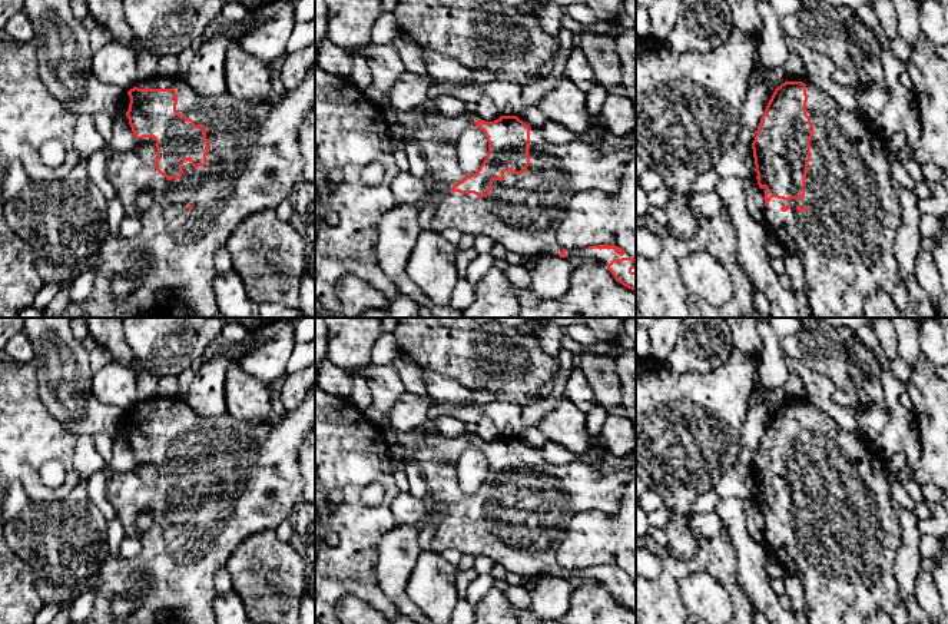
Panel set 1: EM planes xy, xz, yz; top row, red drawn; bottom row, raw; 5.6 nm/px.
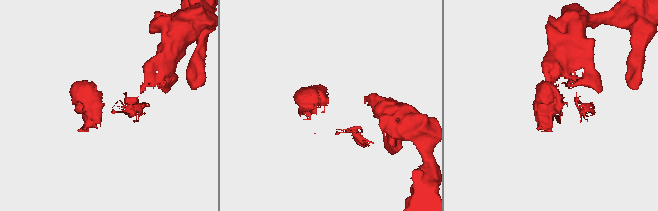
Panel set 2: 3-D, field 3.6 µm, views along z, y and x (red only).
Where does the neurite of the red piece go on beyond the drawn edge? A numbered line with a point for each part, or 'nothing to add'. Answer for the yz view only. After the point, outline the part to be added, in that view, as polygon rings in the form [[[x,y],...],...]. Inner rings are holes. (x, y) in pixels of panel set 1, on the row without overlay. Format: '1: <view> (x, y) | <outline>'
1: yz (845, 561) | [[[811,401],[802,404],[806,405],[806,435],[813,448],[805,517],[789,522],[772,518],[765,527],[765,545],[773,551],[786,572],[802,582],[809,624],[865,624],[868,617],[878,611],[885,613],[894,624],[908,624],[908,610],[894,574],[902,530],[891,495],[885,458],[856,429],[843,429]]]

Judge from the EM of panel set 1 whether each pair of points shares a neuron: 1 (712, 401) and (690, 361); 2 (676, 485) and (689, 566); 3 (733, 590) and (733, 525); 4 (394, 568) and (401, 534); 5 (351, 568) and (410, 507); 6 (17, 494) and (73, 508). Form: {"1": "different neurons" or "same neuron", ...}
{"1": "different neurons", "2": "different neurons", "3": "different neurons", "4": "same neuron", "5": "different neurons", "6": "same neuron"}

